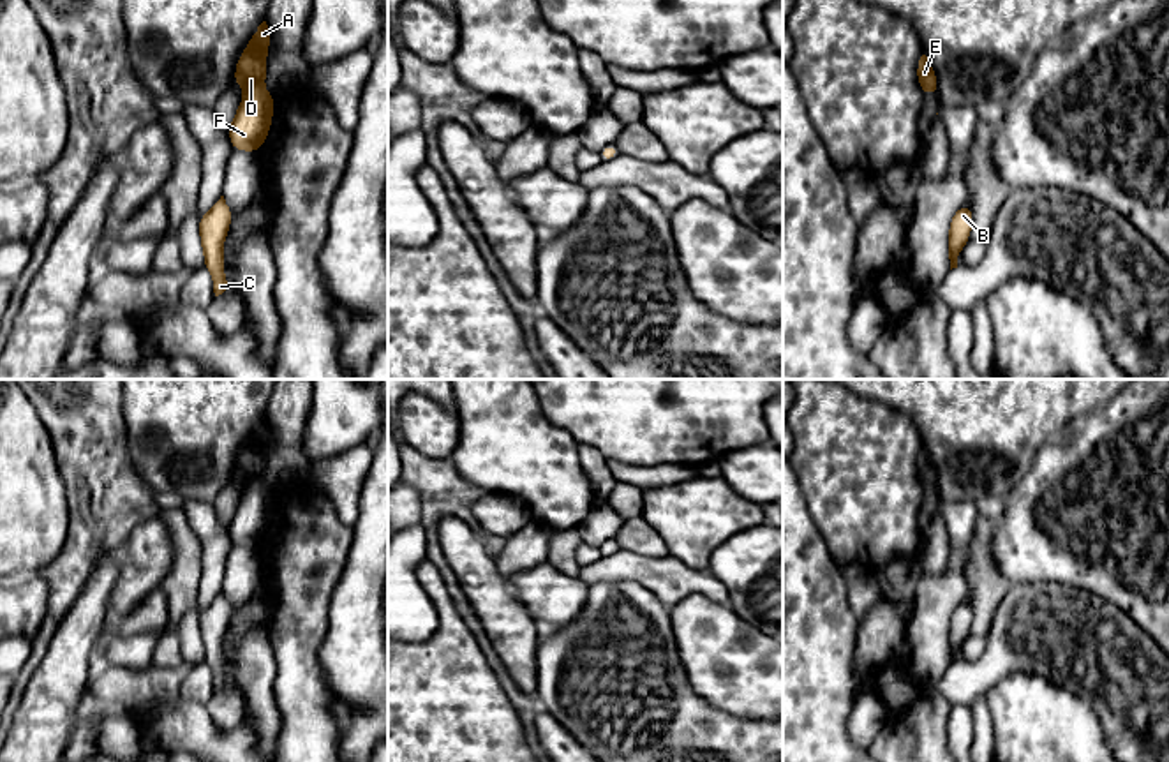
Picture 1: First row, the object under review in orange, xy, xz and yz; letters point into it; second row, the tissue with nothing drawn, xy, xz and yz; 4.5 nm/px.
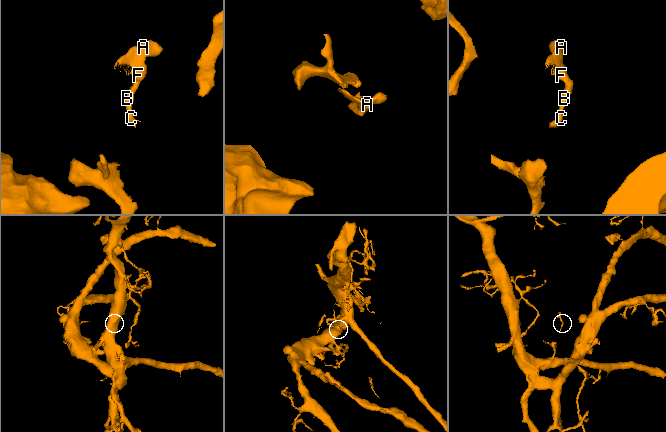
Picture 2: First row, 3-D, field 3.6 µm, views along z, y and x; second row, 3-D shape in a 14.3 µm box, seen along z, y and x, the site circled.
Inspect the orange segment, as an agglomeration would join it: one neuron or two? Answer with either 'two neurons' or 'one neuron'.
one neuron

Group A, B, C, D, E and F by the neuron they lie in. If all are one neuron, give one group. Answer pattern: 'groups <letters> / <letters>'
groups A B C D E F

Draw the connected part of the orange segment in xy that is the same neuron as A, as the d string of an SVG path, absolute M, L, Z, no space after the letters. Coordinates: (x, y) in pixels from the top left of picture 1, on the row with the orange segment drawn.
M263 21L245 46L245 53L238 58L235 71L233 85L242 85L245 95L227 129L233 150L259 152L270 132L275 97L263 86L268 48L270 30L266 21Z

